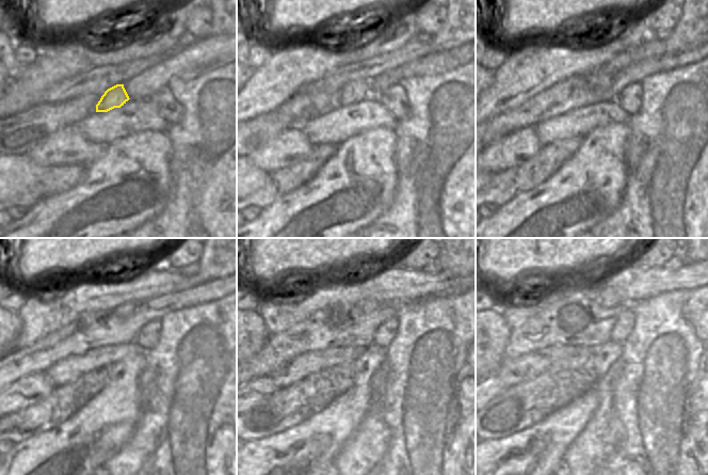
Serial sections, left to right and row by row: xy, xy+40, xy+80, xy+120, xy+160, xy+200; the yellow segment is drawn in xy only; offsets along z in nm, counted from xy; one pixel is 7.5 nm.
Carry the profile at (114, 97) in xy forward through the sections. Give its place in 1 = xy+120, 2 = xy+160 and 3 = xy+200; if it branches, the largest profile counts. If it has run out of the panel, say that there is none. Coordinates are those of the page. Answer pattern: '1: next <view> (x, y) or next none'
1: next xy+120 (126, 309)
2: next xy+160 (365, 305)
3: next xy+200 (605, 296)

